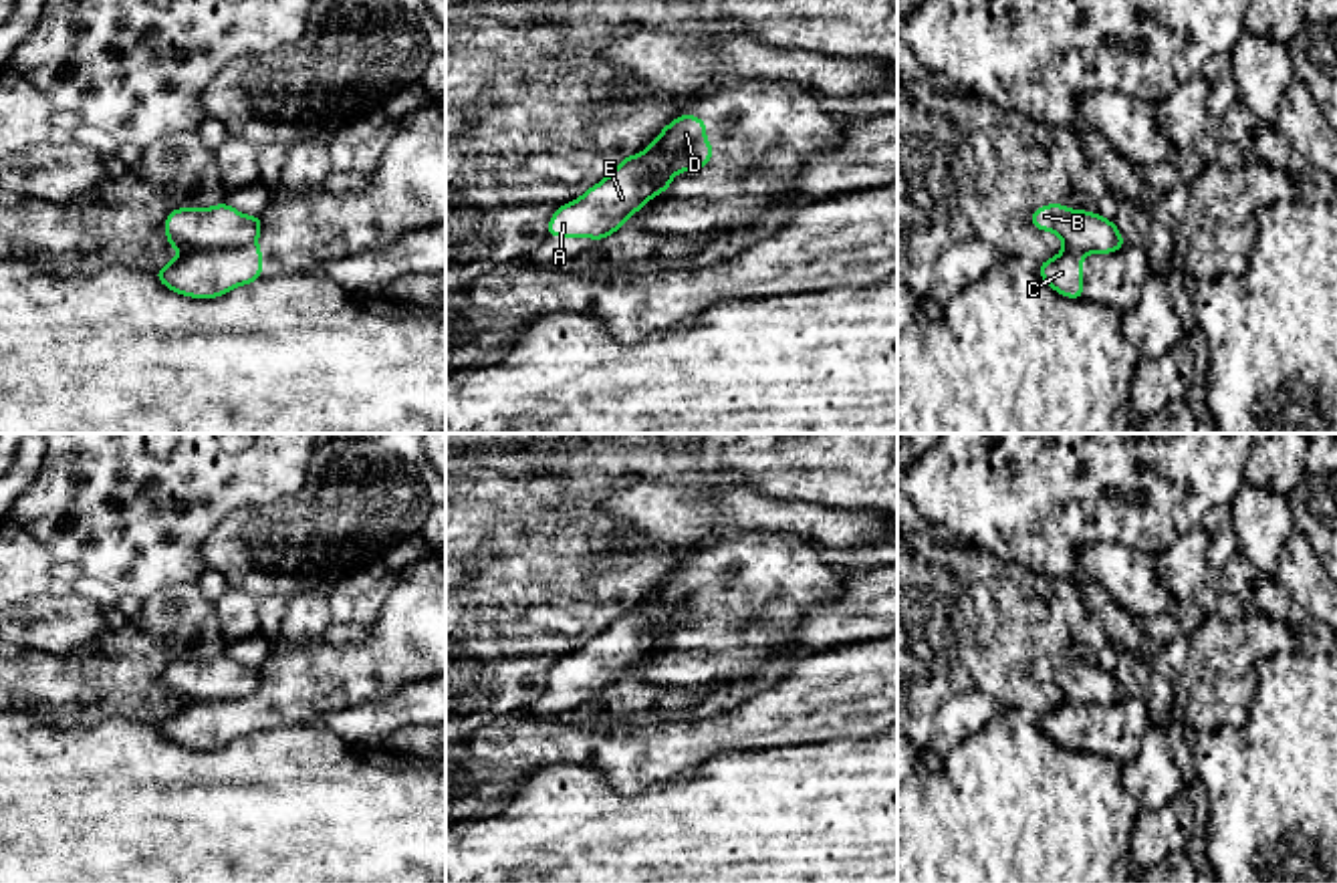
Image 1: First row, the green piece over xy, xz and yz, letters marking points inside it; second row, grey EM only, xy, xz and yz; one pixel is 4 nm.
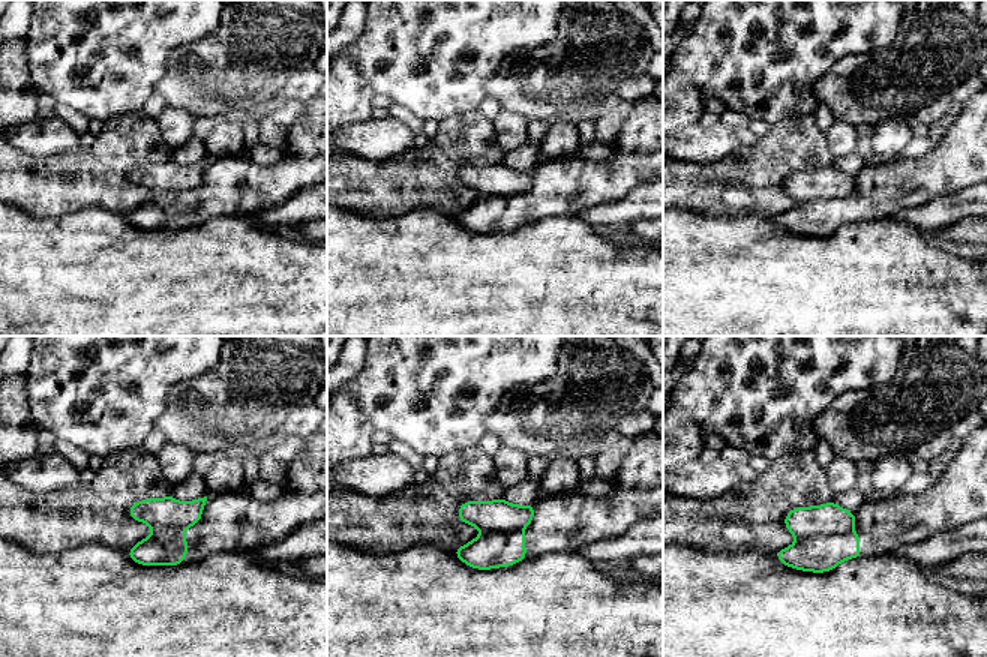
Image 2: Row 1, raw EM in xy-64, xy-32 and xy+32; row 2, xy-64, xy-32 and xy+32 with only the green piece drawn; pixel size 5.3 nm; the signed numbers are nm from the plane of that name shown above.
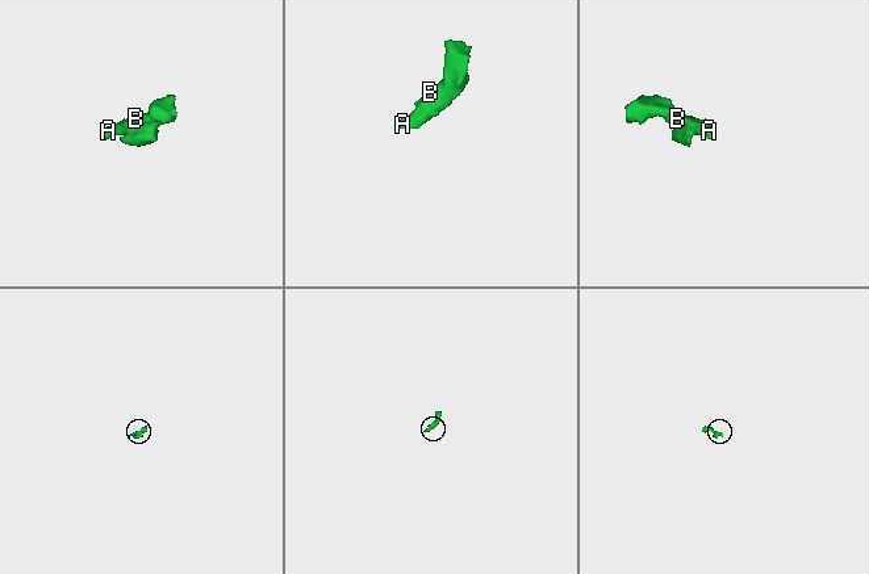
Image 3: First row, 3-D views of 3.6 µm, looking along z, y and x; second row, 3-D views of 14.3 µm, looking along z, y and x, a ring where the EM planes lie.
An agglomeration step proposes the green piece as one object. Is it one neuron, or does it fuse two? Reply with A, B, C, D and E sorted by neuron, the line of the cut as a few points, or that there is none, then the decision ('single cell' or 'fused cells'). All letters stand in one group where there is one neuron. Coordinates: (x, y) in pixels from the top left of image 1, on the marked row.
A B E / C D; cut in xy along (255, 240), (242, 246), (190, 248), (184, 253); fused cells

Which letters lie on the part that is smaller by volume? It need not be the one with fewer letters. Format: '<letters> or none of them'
C, D

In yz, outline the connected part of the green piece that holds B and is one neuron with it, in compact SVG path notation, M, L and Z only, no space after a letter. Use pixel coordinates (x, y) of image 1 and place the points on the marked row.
M1059 202L1037 208L1030 224L1043 232L1055 232L1067 250L1081 254L1111 254L1125 246L1113 220L1097 212L1071 210Z

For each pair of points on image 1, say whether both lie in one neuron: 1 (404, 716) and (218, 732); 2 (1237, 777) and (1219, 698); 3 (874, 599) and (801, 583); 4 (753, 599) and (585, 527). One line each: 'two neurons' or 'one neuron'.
1: two neurons
2: two neurons
3: two neurons
4: two neurons

